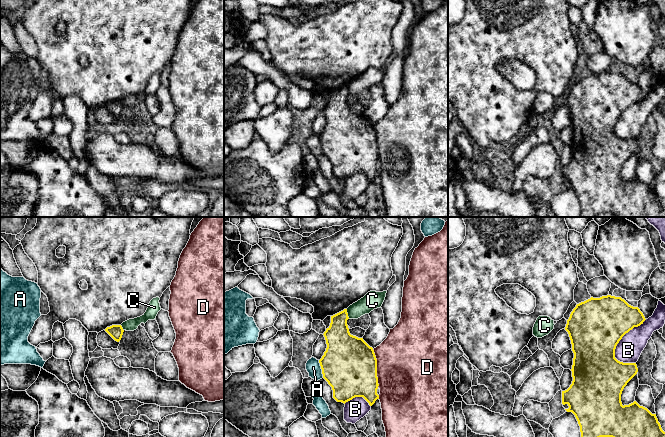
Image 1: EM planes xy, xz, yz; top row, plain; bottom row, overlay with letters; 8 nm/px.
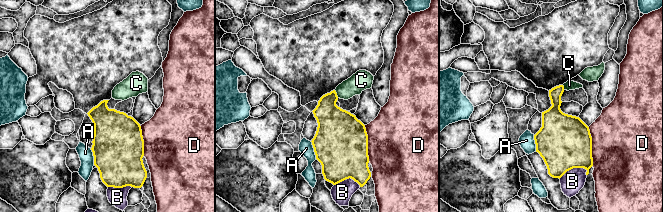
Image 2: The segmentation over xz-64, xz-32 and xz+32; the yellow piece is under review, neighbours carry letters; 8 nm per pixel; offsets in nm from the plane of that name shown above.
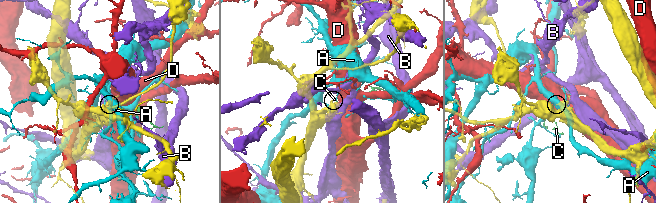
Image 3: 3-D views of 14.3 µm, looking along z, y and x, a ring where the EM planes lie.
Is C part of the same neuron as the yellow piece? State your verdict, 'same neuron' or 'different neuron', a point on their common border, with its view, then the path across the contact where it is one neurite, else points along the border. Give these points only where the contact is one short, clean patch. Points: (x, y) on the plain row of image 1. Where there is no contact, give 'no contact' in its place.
different neuron; contact xz (347, 90); border xz (346, 85), (349, 94)

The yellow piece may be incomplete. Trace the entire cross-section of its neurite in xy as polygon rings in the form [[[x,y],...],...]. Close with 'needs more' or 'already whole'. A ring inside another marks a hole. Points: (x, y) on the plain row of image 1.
[[[112,101],[107,103],[105,107],[117,118],[119,118],[123,111],[123,104],[121,101]]] | already whole

